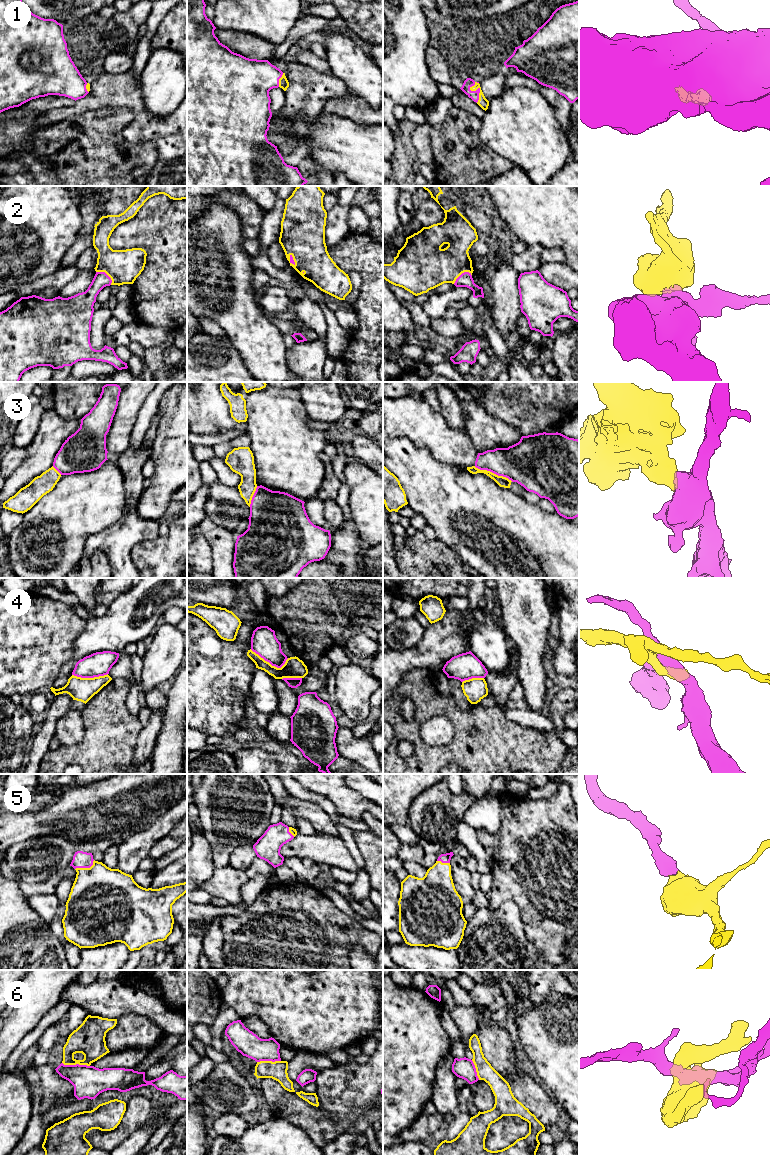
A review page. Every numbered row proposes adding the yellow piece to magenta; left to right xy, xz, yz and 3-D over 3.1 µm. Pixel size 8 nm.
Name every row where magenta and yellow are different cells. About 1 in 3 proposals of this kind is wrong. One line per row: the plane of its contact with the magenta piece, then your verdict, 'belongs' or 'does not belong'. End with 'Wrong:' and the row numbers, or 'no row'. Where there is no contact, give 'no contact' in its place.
1: contact in yz; belongs
2: contact in xy; belongs
3: contact in yz; does not belong
4: contact in xz; does not belong
5: contact in xy; belongs
6: contact in xy; does not belong
Wrong: 3, 4, 6

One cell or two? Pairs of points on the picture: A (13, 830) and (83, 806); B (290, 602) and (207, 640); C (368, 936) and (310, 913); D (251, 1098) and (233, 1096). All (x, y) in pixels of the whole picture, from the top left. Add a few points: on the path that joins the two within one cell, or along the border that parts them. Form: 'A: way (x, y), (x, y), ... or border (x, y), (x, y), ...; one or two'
A: way (30, 815), (39, 810), (66, 810); one
B: border (266, 612), (270, 617); two
C: way (354, 933), (329, 932), (324, 927); one
D: way (247, 1098), (237, 1096); one

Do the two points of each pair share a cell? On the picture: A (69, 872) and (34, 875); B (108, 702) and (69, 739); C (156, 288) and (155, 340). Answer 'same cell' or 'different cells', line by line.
A: different cells
B: different cells
C: different cells

